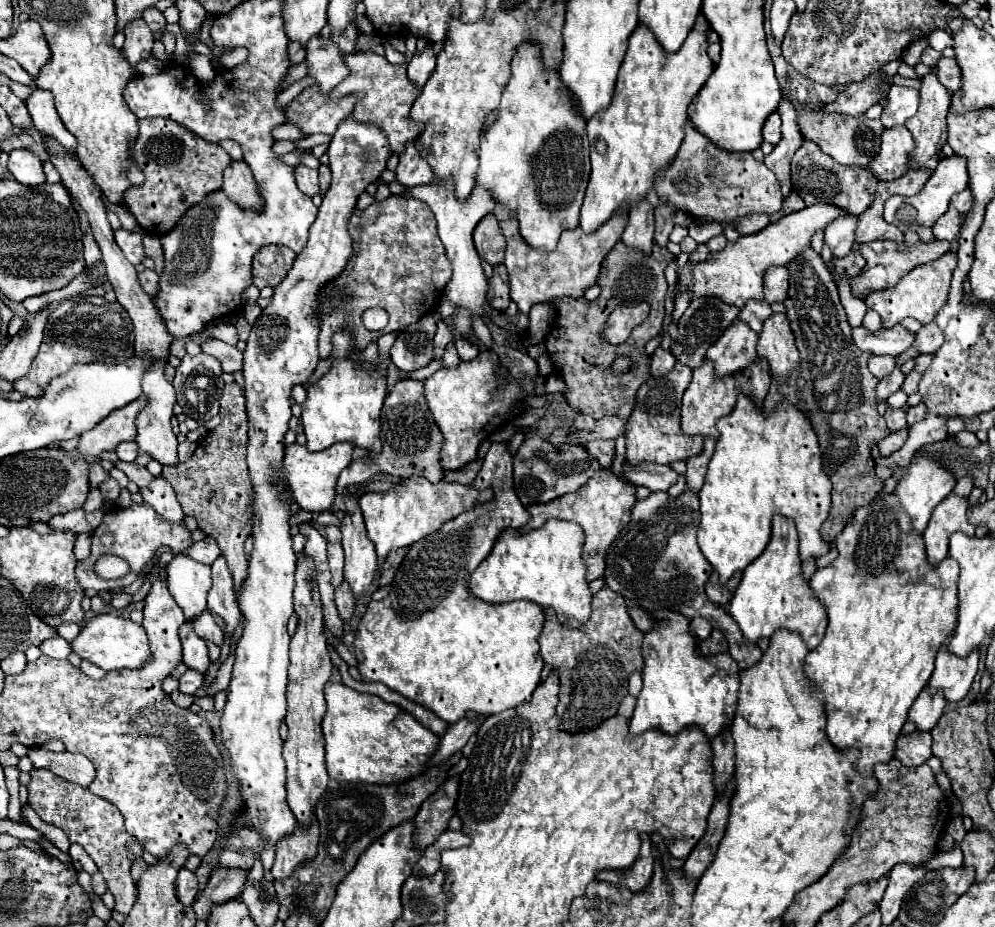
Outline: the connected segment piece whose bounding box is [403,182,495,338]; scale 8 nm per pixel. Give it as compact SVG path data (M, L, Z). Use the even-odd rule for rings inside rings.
M435 182L435 184L427 184L427 186L413 186L413 188L407 188L403 192L403 196L409 196L409 198L413 196L417 200L423 200L425 204L429 204L429 208L433 210L433 214L437 218L439 238L441 238L441 242L445 246L445 252L447 252L447 258L453 266L453 276L445 286L445 298L455 308L455 312L451 316L451 322L455 322L455 334L457 336L469 338L473 334L473 318L475 316L485 318L485 302L487 302L487 290L489 290L489 282L483 274L479 254L473 246L473 230L485 214L493 212L495 200L493 200L489 190L485 190L481 186L475 186L469 200L465 204L461 204L461 202L457 202L457 198L453 194L451 182Z

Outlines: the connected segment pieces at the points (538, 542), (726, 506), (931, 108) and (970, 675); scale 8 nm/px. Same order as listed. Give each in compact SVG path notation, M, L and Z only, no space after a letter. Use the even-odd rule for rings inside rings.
M547 520L545 526L527 534L505 530L489 558L471 574L471 594L489 604L529 600L541 608L553 608L559 624L579 628L591 614L591 590L585 580L581 546L583 530L575 522Z
M741 394L737 398L735 410L717 422L717 430L721 436L717 440L715 454L709 462L705 484L699 492L701 524L697 540L709 564L713 566L713 570L717 570L719 582L727 584L727 580L735 572L745 570L755 558L763 554L771 540L771 522L775 514L787 516L795 522L799 532L801 562L825 556L829 552L829 544L821 536L821 526L827 520L831 508L831 482L823 474L821 450L809 420L791 404L779 404L773 414L765 416L755 408L755 404L747 396Z
M931 68L931 72L927 76L921 78L921 104L919 110L913 118L907 120L907 130L913 134L915 140L915 150L913 150L913 162L911 166L925 166L925 168L935 168L939 164L939 152L943 148L943 144L947 142L947 112L951 106L951 92L939 82L939 76L935 74L935 68Z
M943 644L935 658L935 670L929 680L929 692L935 694L937 690L943 690L945 700L963 700L977 674L977 662L979 652L971 652L967 658L959 658L947 650L947 644Z

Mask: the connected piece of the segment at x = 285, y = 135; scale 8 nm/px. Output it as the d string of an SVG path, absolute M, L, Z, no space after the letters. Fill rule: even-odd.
M283 124L283 126L275 126L273 128L273 138L275 140L299 140L299 138L303 138L303 134L299 132L299 128L295 128L295 126L289 126L289 124Z

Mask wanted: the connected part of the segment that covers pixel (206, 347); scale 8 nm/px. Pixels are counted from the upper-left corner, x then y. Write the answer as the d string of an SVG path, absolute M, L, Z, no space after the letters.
M203 338L201 350L215 356L221 362L223 372L235 372L243 368L243 354L235 346L229 346L217 338Z

